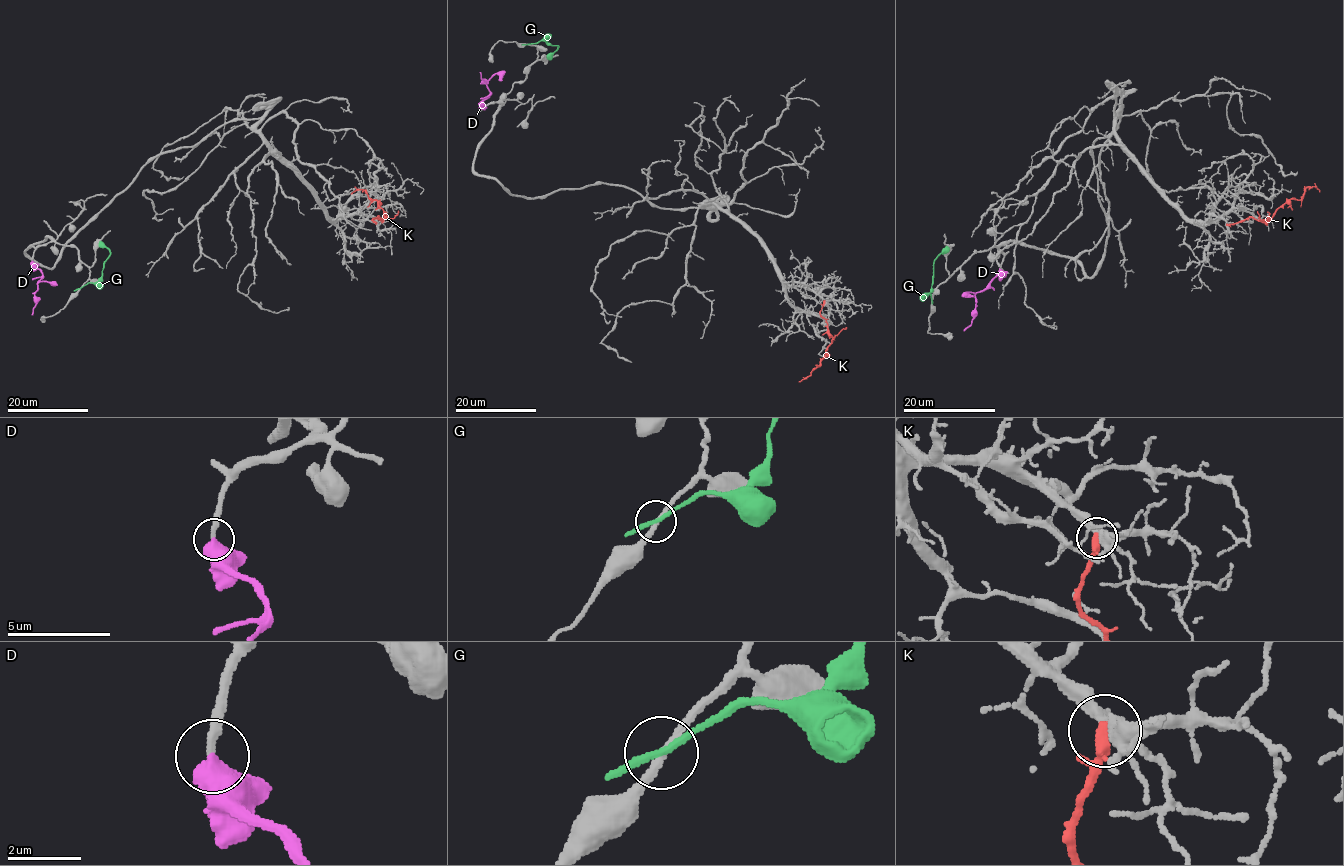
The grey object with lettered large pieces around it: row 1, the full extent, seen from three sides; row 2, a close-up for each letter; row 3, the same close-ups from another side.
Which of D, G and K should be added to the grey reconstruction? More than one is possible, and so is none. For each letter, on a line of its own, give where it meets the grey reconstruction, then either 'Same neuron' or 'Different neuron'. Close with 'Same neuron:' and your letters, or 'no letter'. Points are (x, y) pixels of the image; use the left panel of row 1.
D: Touches grey at (32, 261). Same neuron
G: Touches grey at (80, 288). Different neuron
K: Touches grey at (376, 222). Different neuron
Same neuron: D

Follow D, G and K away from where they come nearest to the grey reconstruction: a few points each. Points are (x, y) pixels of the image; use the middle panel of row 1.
D: (480, 104), (490, 95), (480, 72)
G: (528, 44), (544, 40), (557, 46), (547, 59)
K: (824, 301), (820, 315), (826, 320), (832, 343), (820, 364), (798, 381)

